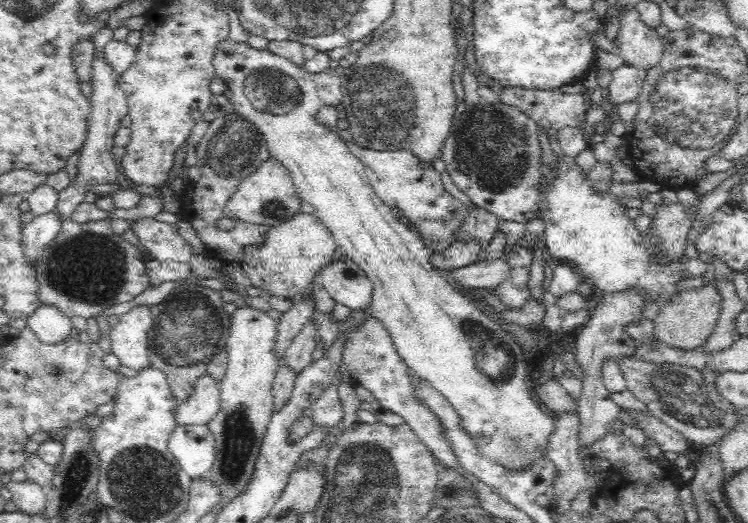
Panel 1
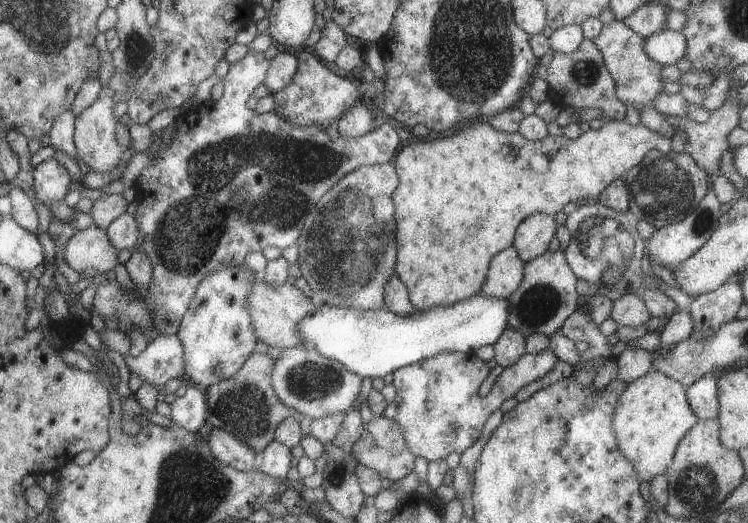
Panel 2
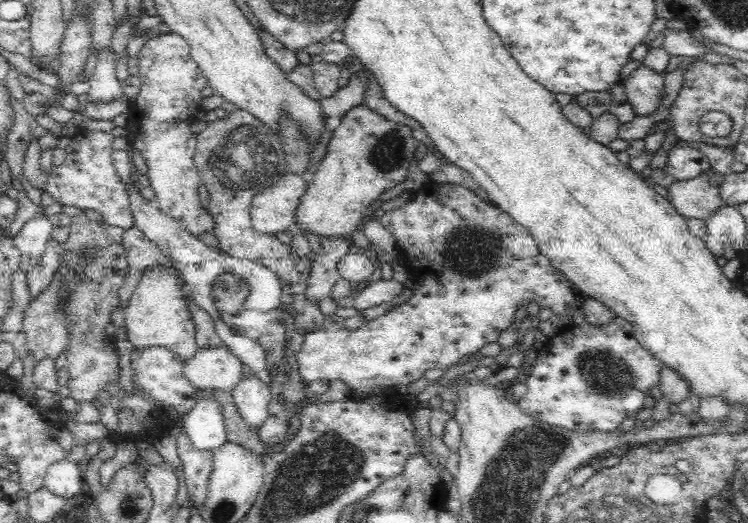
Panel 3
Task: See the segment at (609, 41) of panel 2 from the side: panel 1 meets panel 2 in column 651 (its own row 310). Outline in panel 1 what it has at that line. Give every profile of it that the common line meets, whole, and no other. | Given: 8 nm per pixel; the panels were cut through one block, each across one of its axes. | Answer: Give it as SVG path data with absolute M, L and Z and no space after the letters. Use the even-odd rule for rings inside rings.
M68 218L58 235L35 258L40 304L56 305L64 316L95 316L101 310L130 302L151 288L146 264L138 249L114 232L110 219L78 224Z

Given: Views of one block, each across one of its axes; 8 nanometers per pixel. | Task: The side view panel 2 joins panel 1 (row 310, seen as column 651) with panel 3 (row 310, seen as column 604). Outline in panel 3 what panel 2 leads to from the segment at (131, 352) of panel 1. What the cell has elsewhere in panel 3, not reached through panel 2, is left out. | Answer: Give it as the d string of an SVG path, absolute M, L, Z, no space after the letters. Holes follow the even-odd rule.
M168 262L169 266L150 267L143 272L138 284L135 286L132 296L128 298L126 308L122 310L124 328L127 339L138 351L148 349L149 347L162 346L171 350L172 353L180 356L182 361L186 362L197 351L198 345L194 338L194 321L192 321L190 311L187 308L187 302L184 301L184 292L182 286L185 286L184 279L180 271Z

